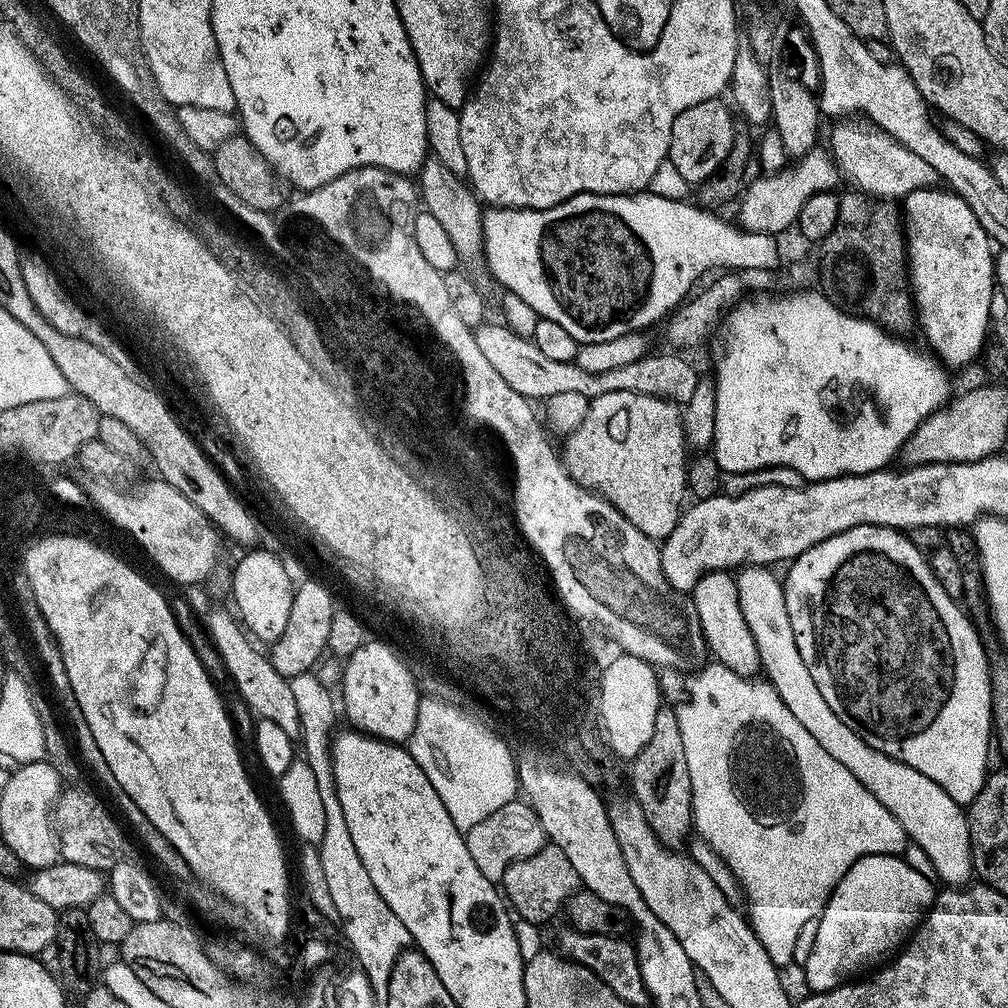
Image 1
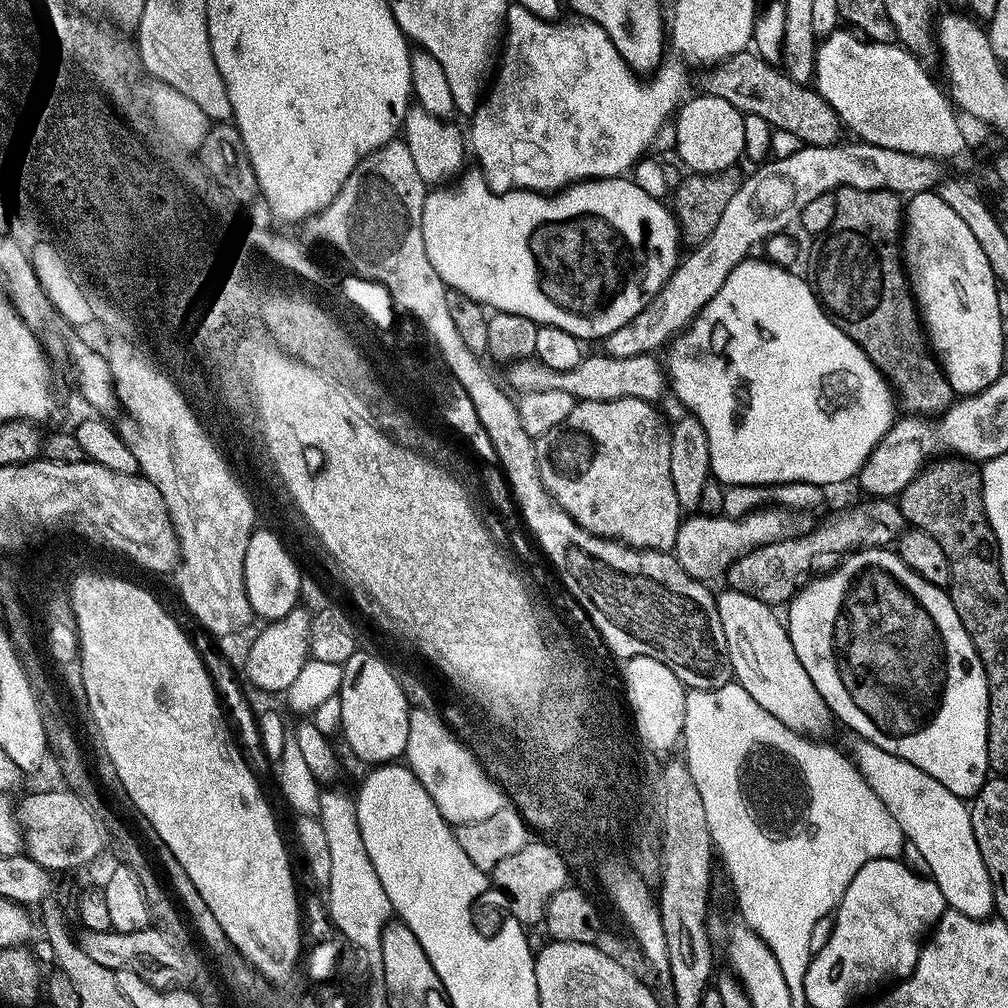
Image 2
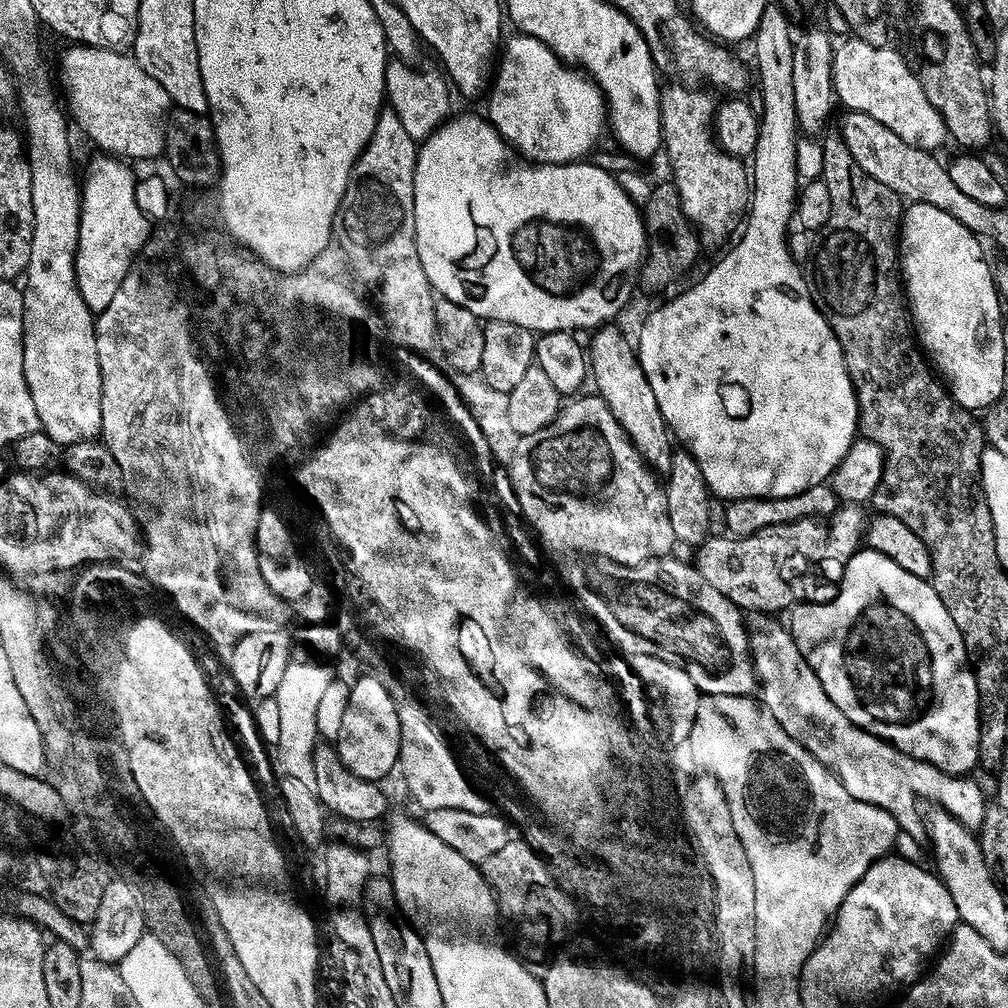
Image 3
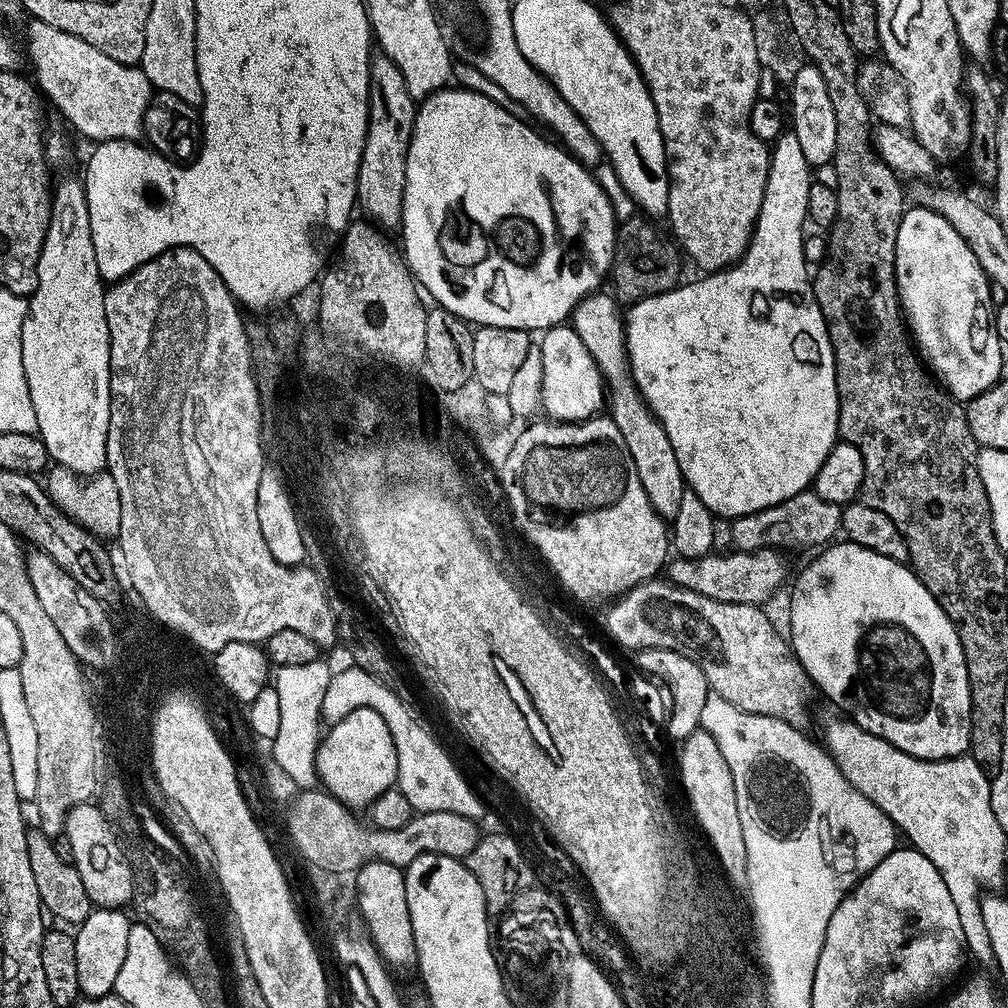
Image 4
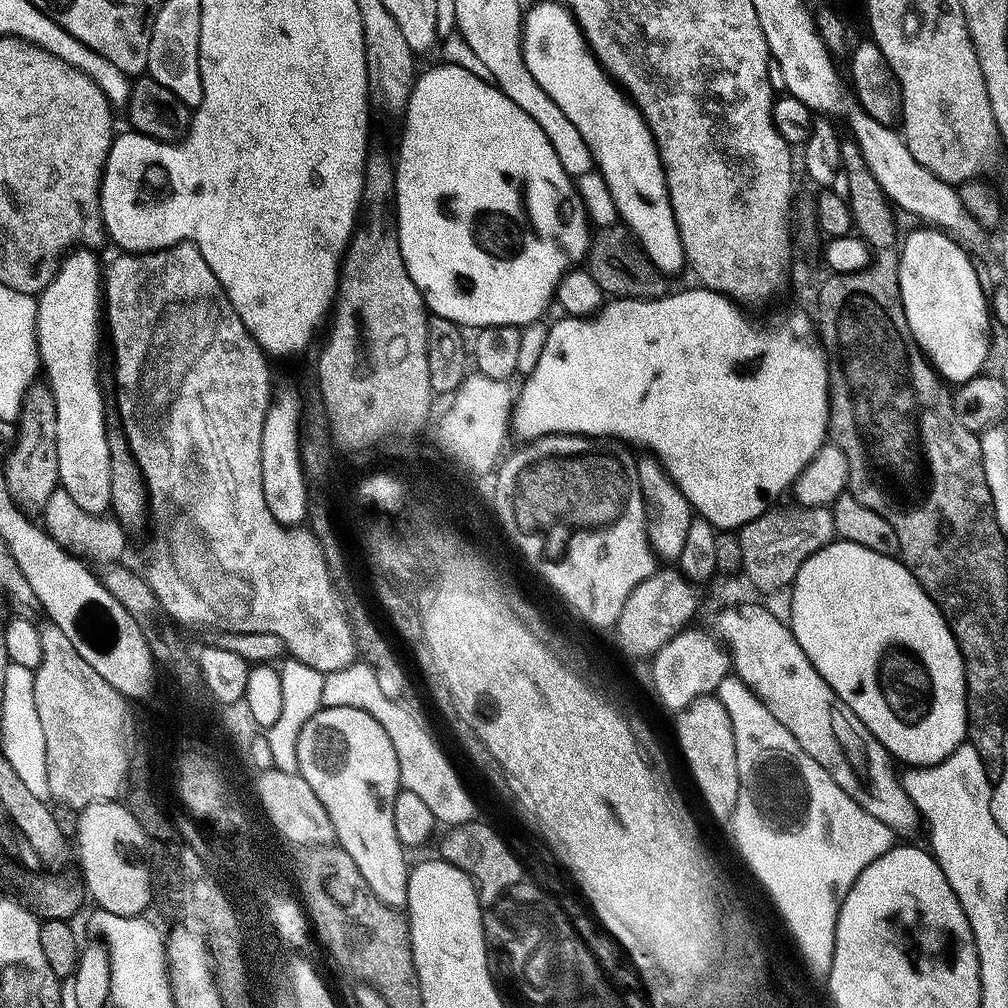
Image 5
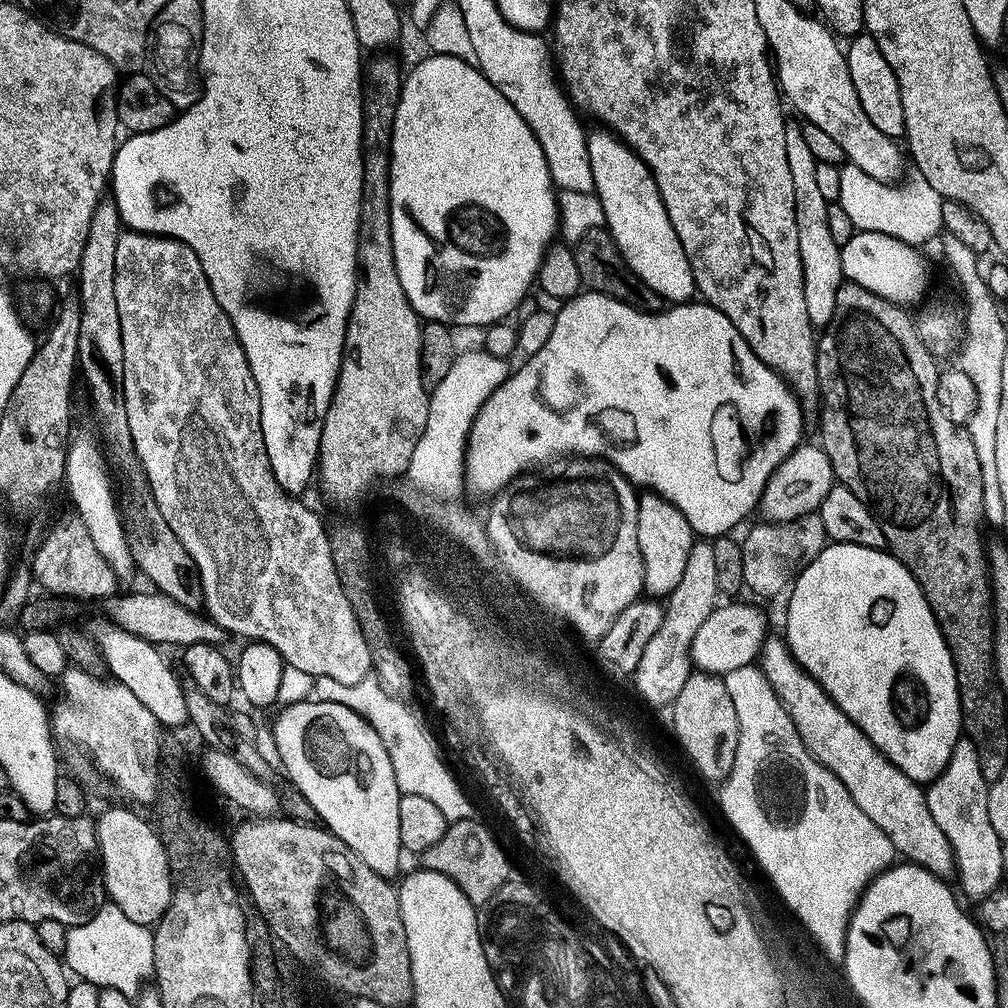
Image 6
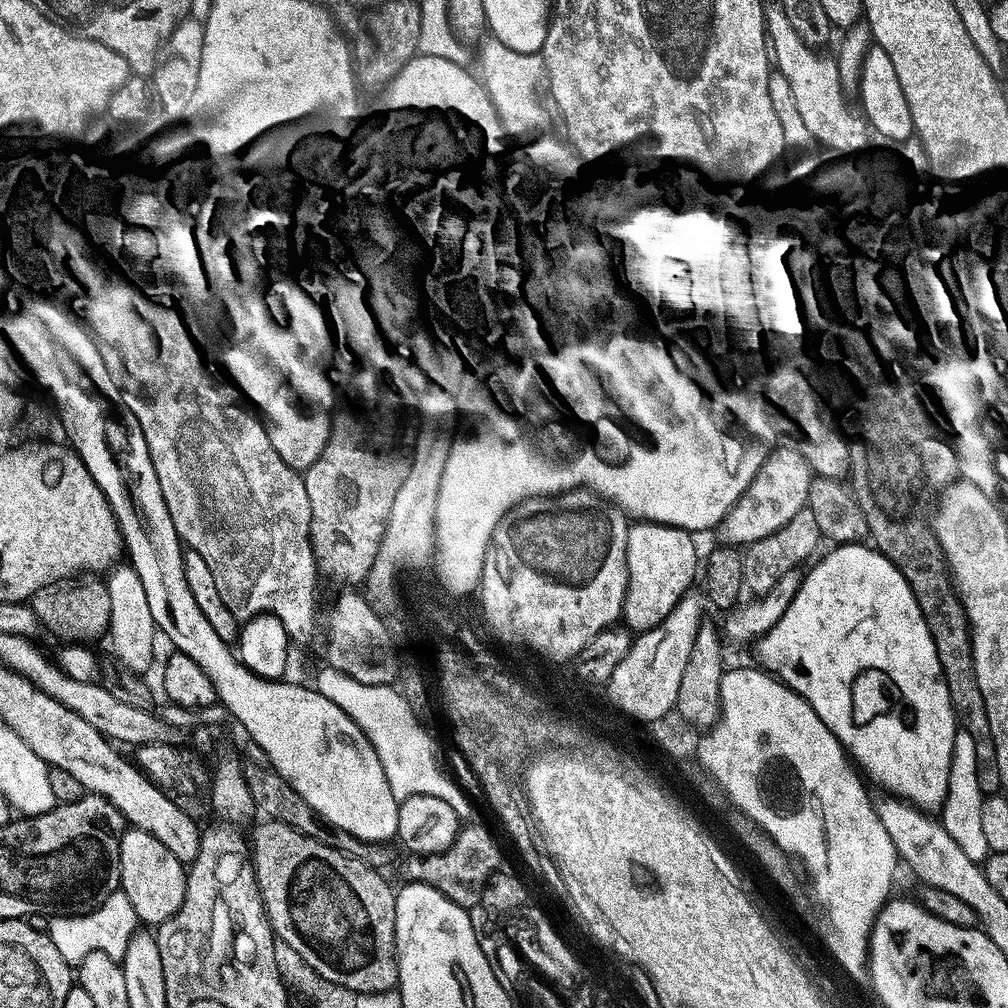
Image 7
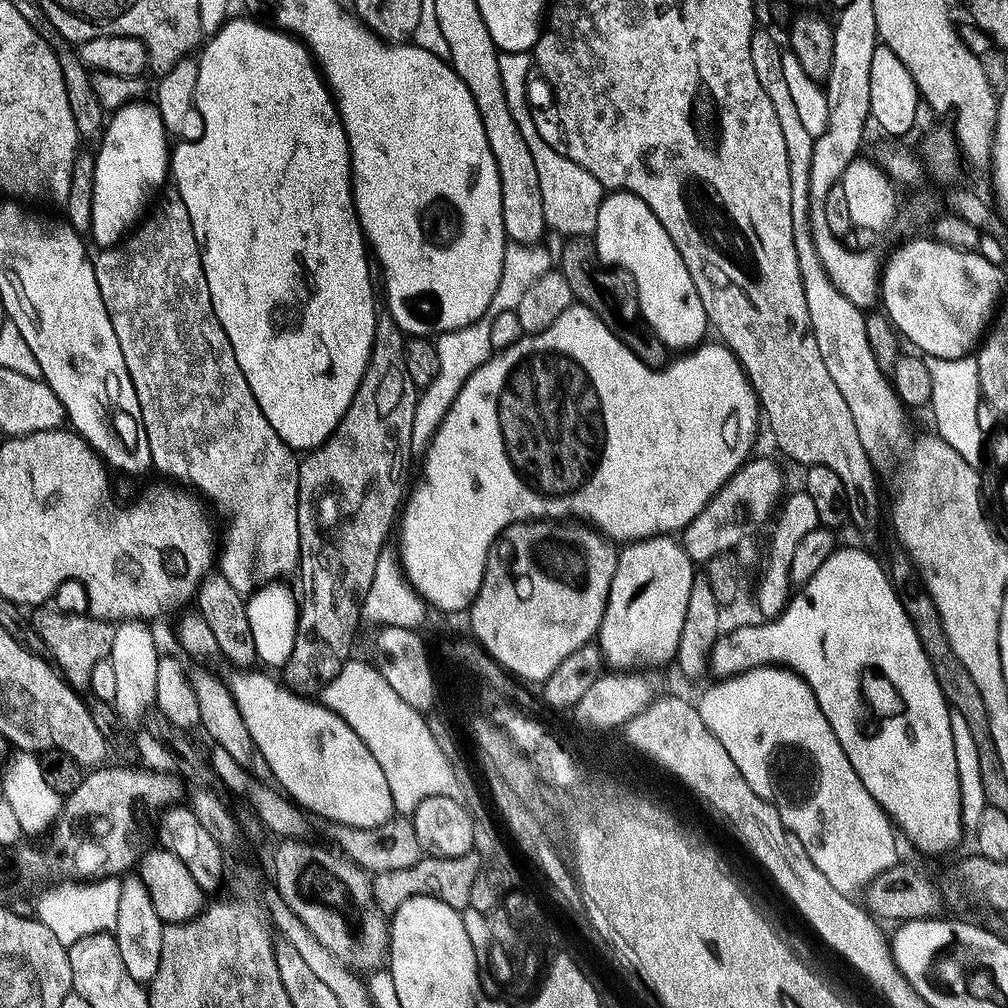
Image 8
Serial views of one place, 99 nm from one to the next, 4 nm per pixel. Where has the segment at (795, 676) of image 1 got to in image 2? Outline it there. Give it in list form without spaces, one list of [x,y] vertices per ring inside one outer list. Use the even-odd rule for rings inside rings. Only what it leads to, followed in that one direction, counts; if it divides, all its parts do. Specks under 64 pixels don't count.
[[[857,739],[850,751],[851,759],[862,778],[878,794],[878,798],[890,810],[894,822],[902,830],[905,841],[918,846],[918,851],[928,862],[928,876],[942,890],[945,905],[951,911],[961,912],[979,920],[991,917],[994,912],[992,879],[986,874],[971,824],[967,803],[942,786],[930,774],[920,772],[918,766],[874,746],[869,740]]]

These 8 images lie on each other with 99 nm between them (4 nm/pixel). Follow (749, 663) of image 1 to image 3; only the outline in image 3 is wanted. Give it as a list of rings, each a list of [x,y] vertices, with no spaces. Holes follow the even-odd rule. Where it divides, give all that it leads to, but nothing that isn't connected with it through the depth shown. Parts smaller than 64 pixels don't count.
[[[768,614],[757,615],[755,620],[760,629],[751,633],[750,647],[752,664],[756,668],[758,696],[763,707],[782,726],[782,730],[790,734],[792,740],[797,740],[815,760],[822,762],[822,766],[839,778],[850,795],[886,810],[896,820],[899,831],[910,834],[918,841],[925,839],[926,825],[921,809],[916,809],[916,796],[932,800],[928,802],[944,808],[968,829],[980,829],[986,799],[983,790],[972,778],[951,776],[932,764],[899,752],[890,742],[854,726],[854,722],[850,722],[850,718],[846,718],[846,714],[830,702],[826,690],[822,690],[818,674],[814,674],[806,658],[802,658],[802,650],[798,650],[791,631],[774,622]]]

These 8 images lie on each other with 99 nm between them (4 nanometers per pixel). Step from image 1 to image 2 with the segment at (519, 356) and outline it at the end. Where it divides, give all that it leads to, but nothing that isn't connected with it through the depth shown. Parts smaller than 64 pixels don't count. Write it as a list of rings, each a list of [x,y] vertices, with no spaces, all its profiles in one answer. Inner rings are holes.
[[[598,352],[594,356],[583,357],[580,364],[570,371],[556,371],[552,367],[546,366],[544,363],[533,357],[526,357],[515,361],[508,369],[508,380],[512,387],[518,389],[519,393],[530,391],[548,391],[562,390],[568,392],[577,401],[612,401],[622,397],[637,397],[639,400],[647,400],[649,402],[658,402],[666,394],[667,375],[663,365],[655,359],[653,353],[636,355],[634,357],[612,357],[605,352]]]

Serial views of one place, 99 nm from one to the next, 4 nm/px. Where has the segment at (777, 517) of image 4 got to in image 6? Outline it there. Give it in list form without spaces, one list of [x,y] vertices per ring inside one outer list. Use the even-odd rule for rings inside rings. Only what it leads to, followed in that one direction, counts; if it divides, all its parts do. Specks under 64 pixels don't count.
[[[816,514],[781,524],[759,523],[749,530],[748,537],[740,544],[744,588],[756,596],[776,596],[784,587],[785,591],[800,571],[826,547],[824,527]]]

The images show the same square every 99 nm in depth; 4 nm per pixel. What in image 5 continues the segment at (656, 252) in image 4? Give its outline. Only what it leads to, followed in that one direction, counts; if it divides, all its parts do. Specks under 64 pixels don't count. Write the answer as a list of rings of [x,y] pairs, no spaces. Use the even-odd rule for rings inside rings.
[[[615,222],[609,228],[591,237],[586,257],[586,267],[590,278],[598,282],[598,286],[606,294],[616,298],[631,298],[634,300],[657,300],[669,295],[669,277],[658,270],[650,262],[650,258],[642,250],[635,236],[623,223]]]

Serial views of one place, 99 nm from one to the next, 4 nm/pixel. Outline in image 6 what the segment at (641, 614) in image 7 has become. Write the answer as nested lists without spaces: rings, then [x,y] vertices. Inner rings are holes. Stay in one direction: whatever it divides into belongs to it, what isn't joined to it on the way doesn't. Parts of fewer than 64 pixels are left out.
[[[655,490],[641,491],[638,499],[638,550],[642,550],[644,563],[644,592],[652,598],[667,598],[681,581],[694,533],[682,510]]]

